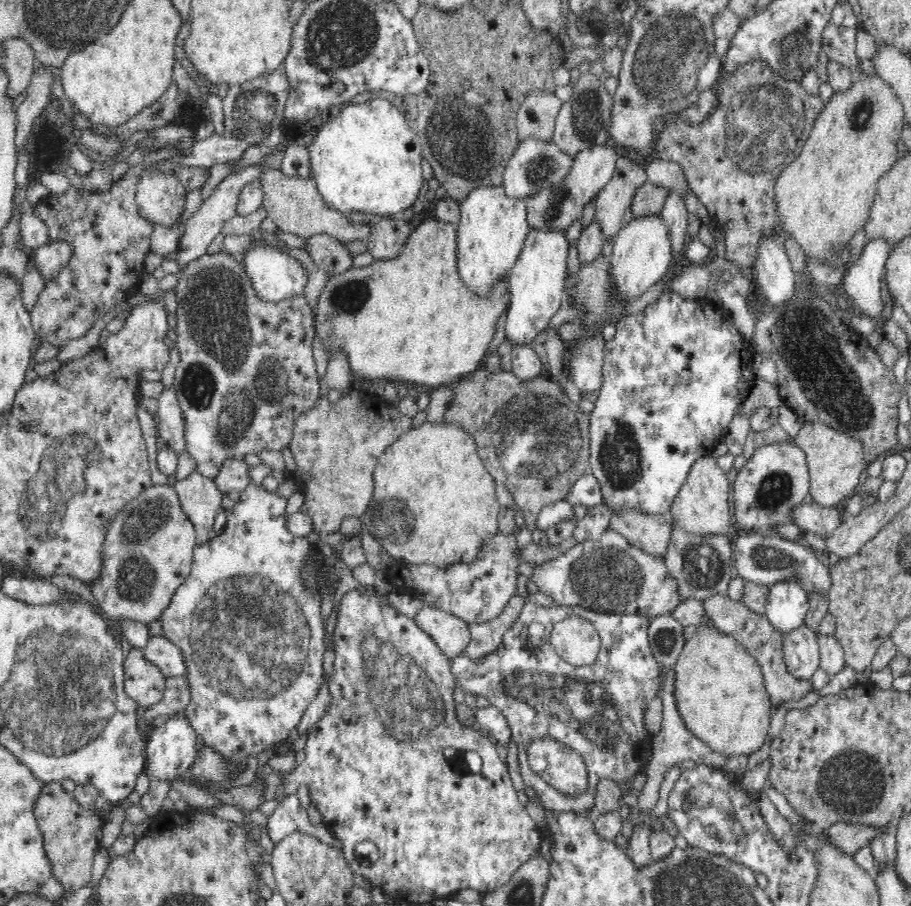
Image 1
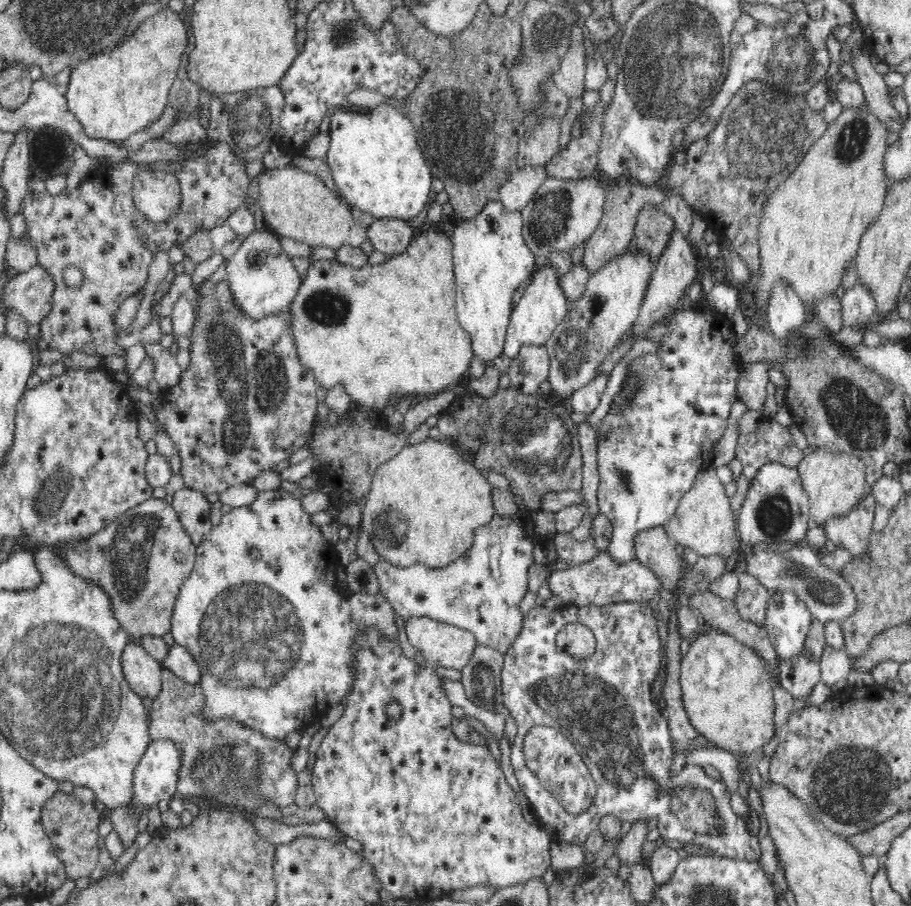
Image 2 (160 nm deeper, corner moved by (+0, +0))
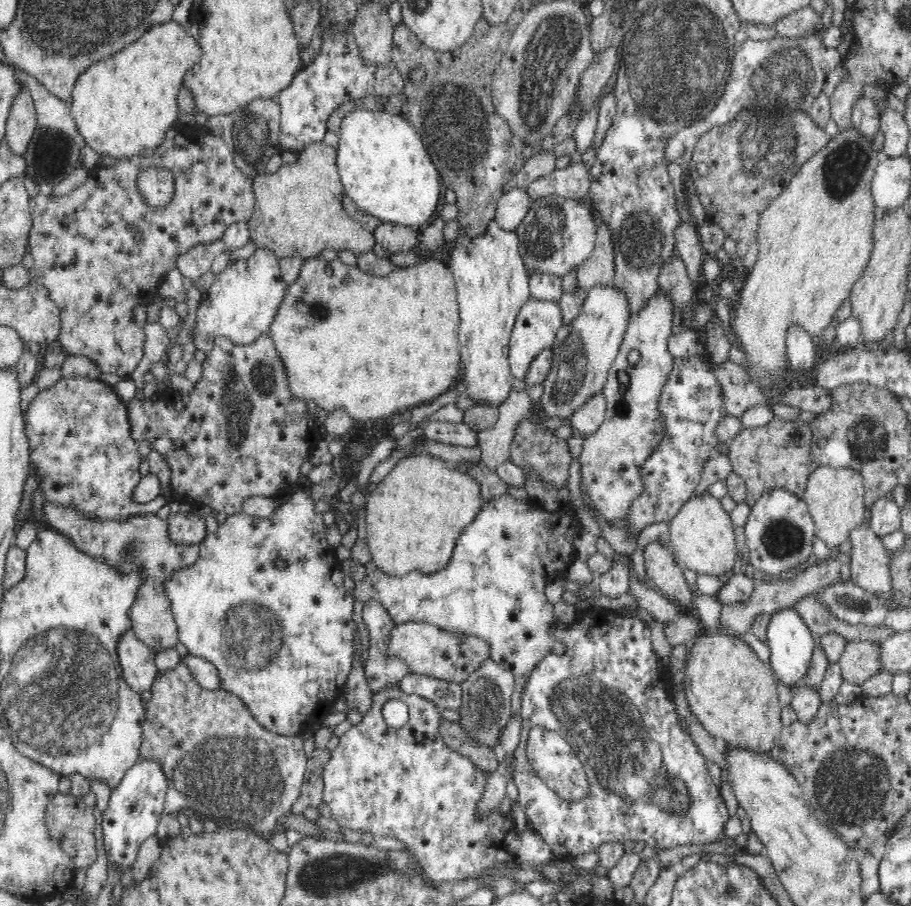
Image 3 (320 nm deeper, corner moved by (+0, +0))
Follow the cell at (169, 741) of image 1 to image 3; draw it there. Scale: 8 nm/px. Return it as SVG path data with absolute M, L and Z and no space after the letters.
M159 759L142 760L131 766L117 787L110 793L108 804L102 814L102 846L108 865L113 862L120 875L134 861L140 845L150 836L157 834L160 817L164 814L165 796L169 786L164 767Z

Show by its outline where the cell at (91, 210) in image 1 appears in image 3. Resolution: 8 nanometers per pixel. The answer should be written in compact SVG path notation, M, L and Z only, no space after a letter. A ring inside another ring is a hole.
M177 124L166 132L162 145L155 148L151 156L132 156L131 158L124 158L118 161L113 167L107 169L98 168L98 172L96 172L94 176L87 176L87 179L84 180L82 184L68 192L66 196L54 198L54 196L38 194L34 196L34 198L31 198L30 209L32 225L30 234L28 234L29 252L31 252L34 258L34 276L43 284L45 290L48 291L49 297L57 304L61 312L60 332L58 334L60 350L66 354L89 358L99 366L102 373L108 372L108 374L118 374L118 376L122 378L126 378L136 370L138 362L140 362L142 356L144 356L146 335L144 335L143 327L140 326L138 322L134 321L132 310L134 310L136 306L145 306L148 300L151 300L158 294L159 285L163 277L166 272L177 266L179 256L186 254L190 248L194 248L194 246L198 246L198 244L208 244L208 242L220 240L220 238L223 238L223 232L230 225L238 222L246 223L253 215L256 205L253 180L245 176L245 173L239 169L239 166L240 164L237 162L234 154L229 151L226 142L222 138L212 135L210 131L204 127ZM150 166L157 166L170 171L174 179L174 198L170 200L170 204L166 204L164 208L149 208L149 205L143 200L143 195L138 191L138 187L136 187L138 176L140 176L142 170ZM131 223L139 225L139 231L142 234L141 241L136 240L134 233L132 233L132 228L128 227Z

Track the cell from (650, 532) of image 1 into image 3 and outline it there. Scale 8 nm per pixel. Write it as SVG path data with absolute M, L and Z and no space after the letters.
M658 540L646 546L644 567L647 577L662 591L663 596L681 608L693 605L693 594L683 575L682 565L676 562L673 552L659 544Z

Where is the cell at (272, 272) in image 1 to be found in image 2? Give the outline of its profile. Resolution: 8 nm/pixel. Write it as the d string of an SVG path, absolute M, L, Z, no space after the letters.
M254 230L242 238L241 247L226 261L225 279L229 280L237 307L254 320L287 310L303 281L294 267L296 261L288 257L279 245L279 239L268 230Z

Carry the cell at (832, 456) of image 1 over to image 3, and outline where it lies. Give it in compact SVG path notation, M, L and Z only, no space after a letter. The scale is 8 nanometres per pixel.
M816 464L808 474L804 492L805 503L814 521L815 535L826 543L828 549L838 549L843 542L849 541L851 530L868 519L865 494L861 474L852 467L840 468Z

